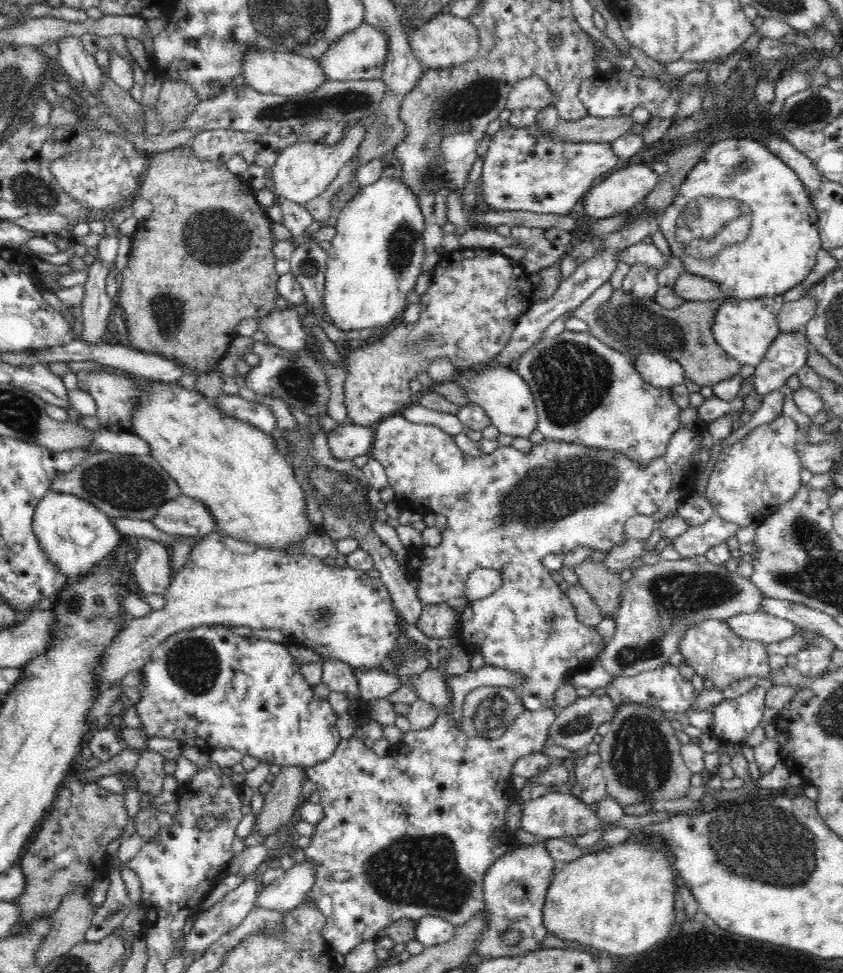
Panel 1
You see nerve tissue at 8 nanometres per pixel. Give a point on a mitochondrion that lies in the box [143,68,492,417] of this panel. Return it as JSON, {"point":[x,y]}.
{"point":[216,236]}

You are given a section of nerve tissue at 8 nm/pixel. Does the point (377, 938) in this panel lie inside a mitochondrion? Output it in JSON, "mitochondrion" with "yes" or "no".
{"mitochondrion":"no"}

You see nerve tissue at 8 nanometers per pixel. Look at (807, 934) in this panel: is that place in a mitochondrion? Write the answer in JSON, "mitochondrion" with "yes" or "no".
{"mitochondrion":"no"}

